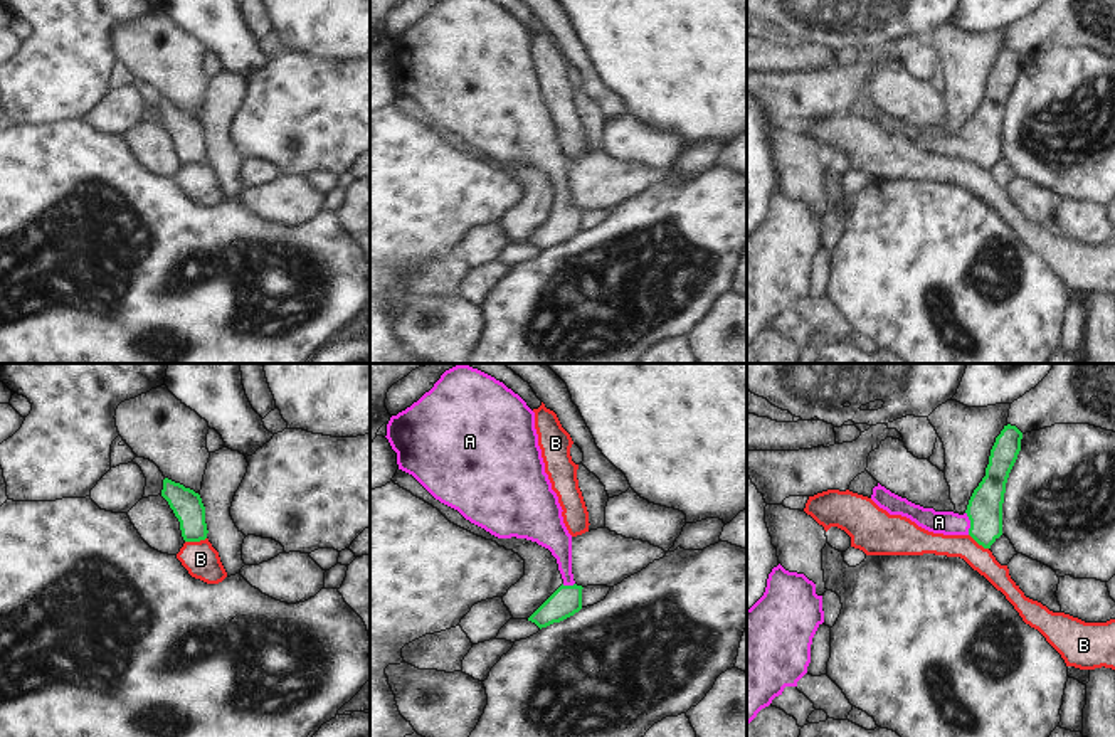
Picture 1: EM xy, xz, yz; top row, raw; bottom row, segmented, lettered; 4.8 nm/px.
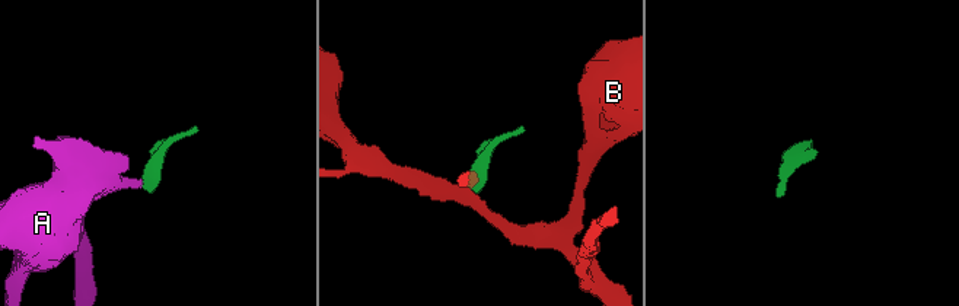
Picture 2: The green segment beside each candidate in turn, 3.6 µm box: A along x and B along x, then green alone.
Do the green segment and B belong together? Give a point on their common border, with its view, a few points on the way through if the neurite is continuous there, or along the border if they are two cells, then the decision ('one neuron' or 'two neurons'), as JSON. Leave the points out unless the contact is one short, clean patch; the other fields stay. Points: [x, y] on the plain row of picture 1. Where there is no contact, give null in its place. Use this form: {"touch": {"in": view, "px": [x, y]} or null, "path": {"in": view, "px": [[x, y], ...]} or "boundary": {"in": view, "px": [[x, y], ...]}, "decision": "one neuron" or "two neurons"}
{"touch": {"in": "xy", "px": [195, 164]}, "boundary": {"in": "xy", "px": [[206, 160], [185, 165]]}, "decision": "two neurons"}

